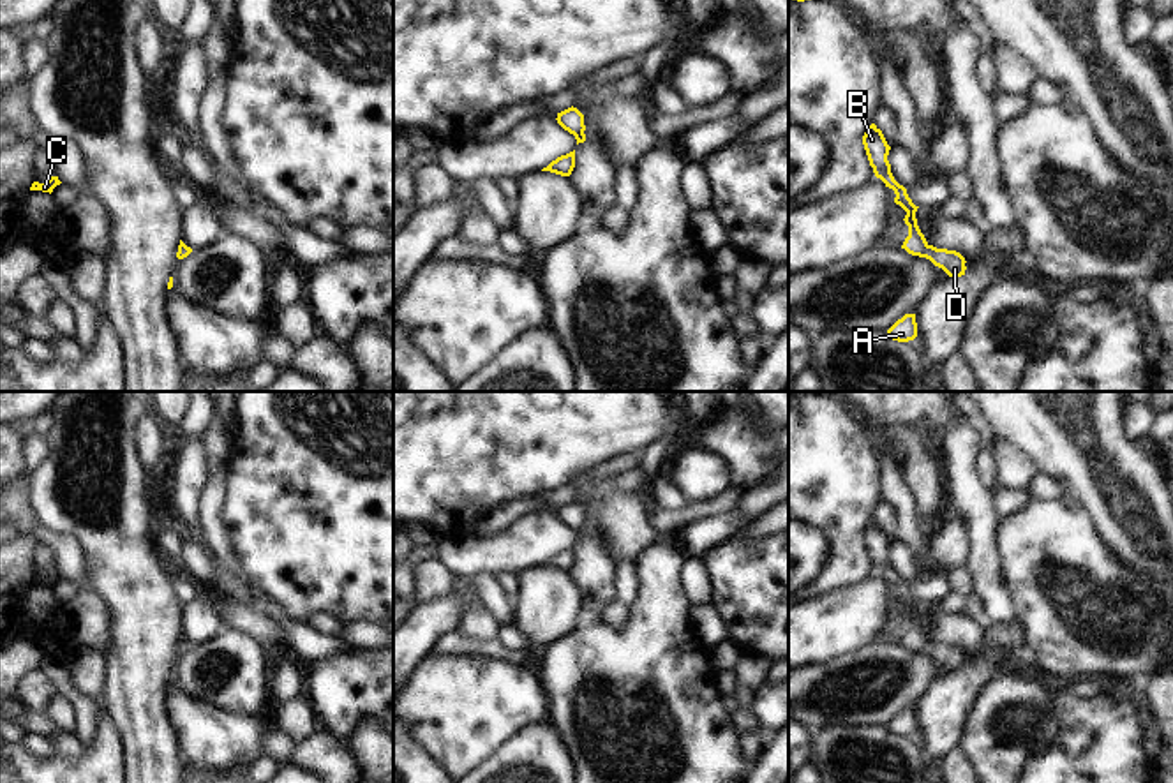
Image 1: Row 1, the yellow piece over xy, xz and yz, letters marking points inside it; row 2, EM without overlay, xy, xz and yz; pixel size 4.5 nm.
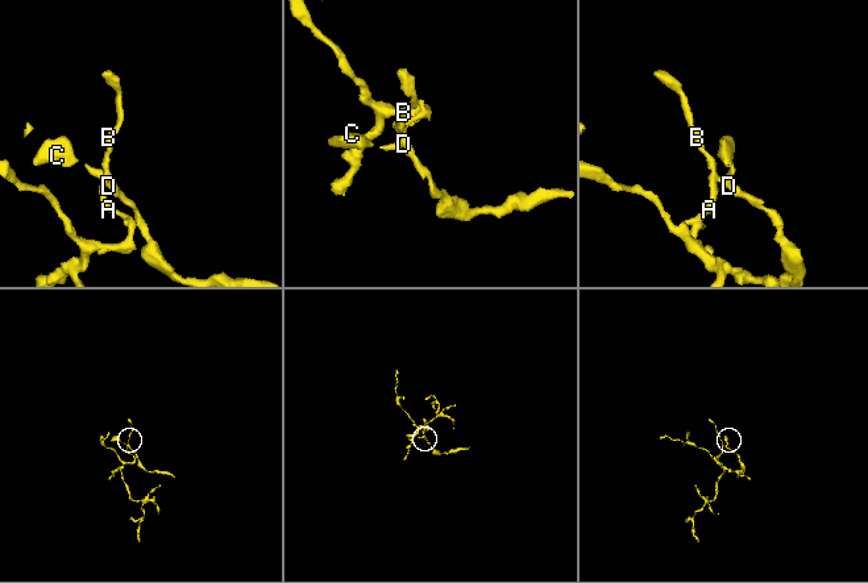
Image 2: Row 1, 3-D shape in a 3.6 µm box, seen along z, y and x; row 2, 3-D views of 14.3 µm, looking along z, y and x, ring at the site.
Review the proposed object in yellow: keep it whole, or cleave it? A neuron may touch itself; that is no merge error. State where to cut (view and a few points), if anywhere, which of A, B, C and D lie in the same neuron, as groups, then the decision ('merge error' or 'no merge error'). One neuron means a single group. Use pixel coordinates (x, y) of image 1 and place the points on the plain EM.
yz (928, 641), (921, 651) | A B / C D | merge error

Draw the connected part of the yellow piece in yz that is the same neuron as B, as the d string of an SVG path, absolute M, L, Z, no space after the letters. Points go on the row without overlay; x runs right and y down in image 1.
M875 518L866 524L863 531L863 540L875 571L880 573L885 582L894 585L894 598L907 607L903 615L908 621L908 631L905 633L901 644L905 644L912 651L923 652L928 637L917 621L915 607L919 601L912 598L907 584L894 575L891 568L891 559L887 556L891 541L887 540L882 526Z

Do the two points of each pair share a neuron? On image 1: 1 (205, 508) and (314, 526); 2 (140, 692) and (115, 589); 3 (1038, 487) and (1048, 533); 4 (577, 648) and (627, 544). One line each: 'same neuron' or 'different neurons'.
1: different neurons
2: same neuron
3: different neurons
4: different neurons

